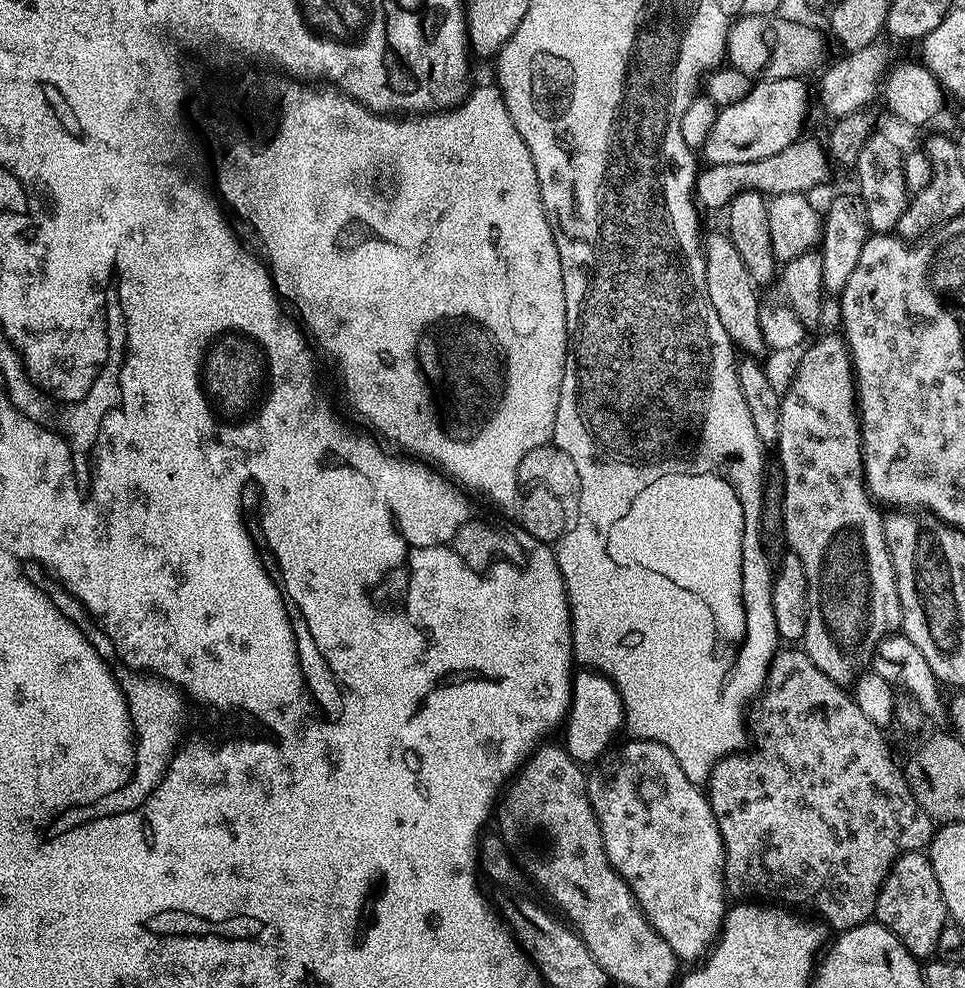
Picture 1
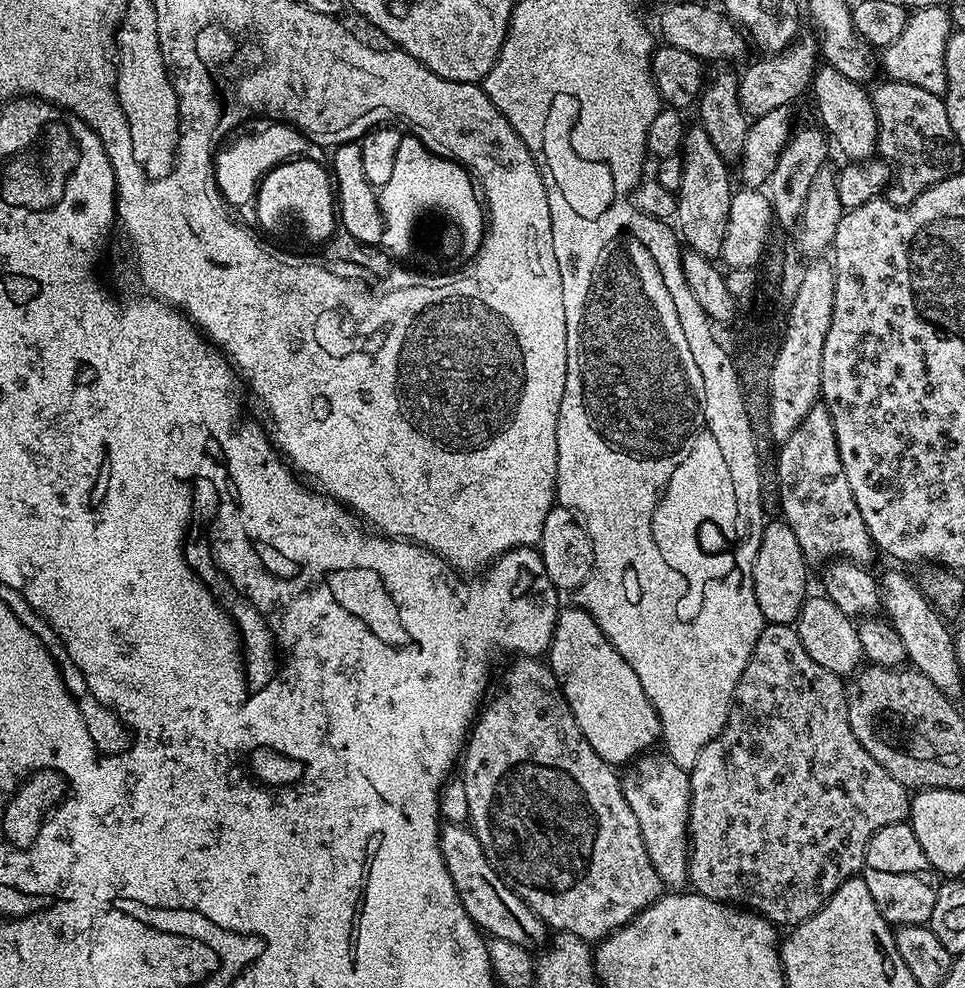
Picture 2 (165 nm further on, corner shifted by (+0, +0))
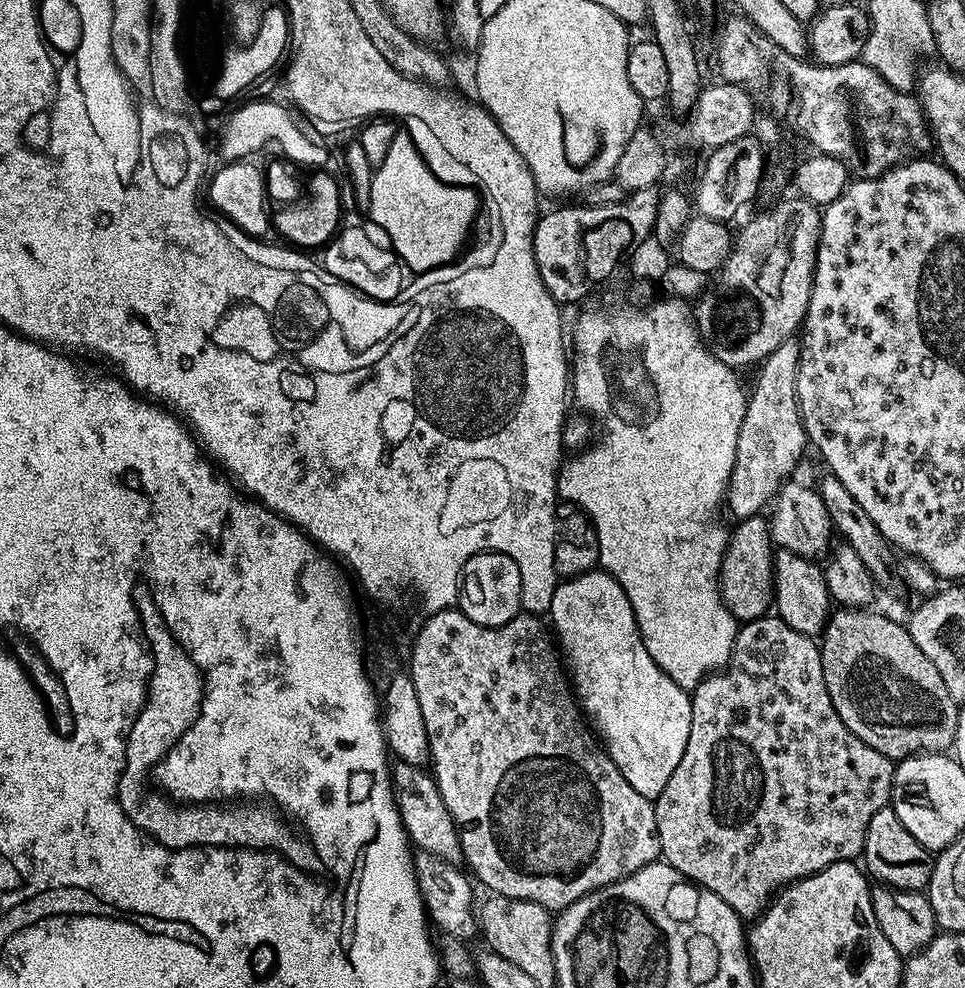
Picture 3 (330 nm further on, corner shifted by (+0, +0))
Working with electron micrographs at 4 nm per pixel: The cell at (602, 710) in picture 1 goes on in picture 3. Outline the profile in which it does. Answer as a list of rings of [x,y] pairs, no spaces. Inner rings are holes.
[[[593,570],[581,576],[561,579],[554,590],[548,612],[552,616],[551,631],[558,641],[571,687],[583,715],[590,721],[614,766],[618,766],[622,778],[626,778],[626,782],[630,782],[638,794],[655,801],[656,796],[666,790],[666,782],[670,782],[670,774],[674,774],[678,762],[682,762],[686,738],[690,738],[691,695],[667,676],[654,658],[650,658],[630,600],[609,572]]]

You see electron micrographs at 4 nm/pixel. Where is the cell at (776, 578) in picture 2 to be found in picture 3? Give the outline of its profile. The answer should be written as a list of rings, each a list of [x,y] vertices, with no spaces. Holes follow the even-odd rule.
[[[763,515],[745,516],[728,537],[728,548],[720,567],[720,597],[732,611],[737,622],[757,620],[773,607],[773,555],[774,545]]]

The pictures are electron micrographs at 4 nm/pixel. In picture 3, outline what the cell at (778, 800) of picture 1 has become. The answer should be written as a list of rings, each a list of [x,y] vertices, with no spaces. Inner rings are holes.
[[[765,614],[757,620],[741,623],[728,663],[722,671],[712,673],[697,688],[691,689],[690,695],[690,738],[686,738],[682,762],[678,762],[674,774],[670,774],[666,790],[662,790],[662,794],[658,794],[654,801],[660,855],[663,863],[678,870],[685,880],[691,880],[693,884],[718,894],[718,898],[722,898],[730,910],[739,914],[741,920],[752,922],[764,911],[777,890],[810,874],[818,874],[818,870],[826,870],[826,866],[834,862],[855,861],[863,853],[870,818],[874,818],[878,810],[889,807],[892,799],[894,761],[878,754],[874,746],[866,746],[866,742],[862,742],[862,738],[855,736],[844,725],[842,718],[838,718],[838,710],[834,710],[834,702],[830,702],[830,694],[826,690],[826,678],[822,678],[819,643],[813,637],[798,634],[798,630],[786,626],[786,622],[782,622],[775,614]]]

